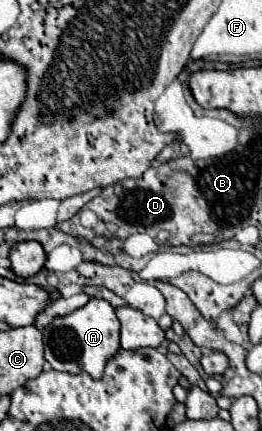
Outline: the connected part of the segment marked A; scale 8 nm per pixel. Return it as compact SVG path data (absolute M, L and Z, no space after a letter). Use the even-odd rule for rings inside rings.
M92 298L84 308L72 312L70 316L56 318L44 330L46 344L46 360L54 370L60 372L88 372L94 380L98 380L104 372L104 366L114 354L120 350L120 322L114 314L114 308L100 298Z

